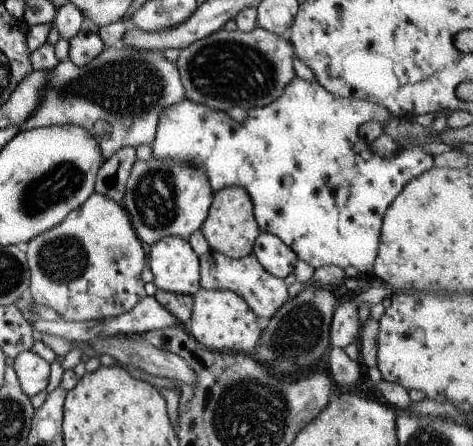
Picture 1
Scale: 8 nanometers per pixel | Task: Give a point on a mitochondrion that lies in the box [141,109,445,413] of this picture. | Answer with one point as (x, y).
(292, 344)

